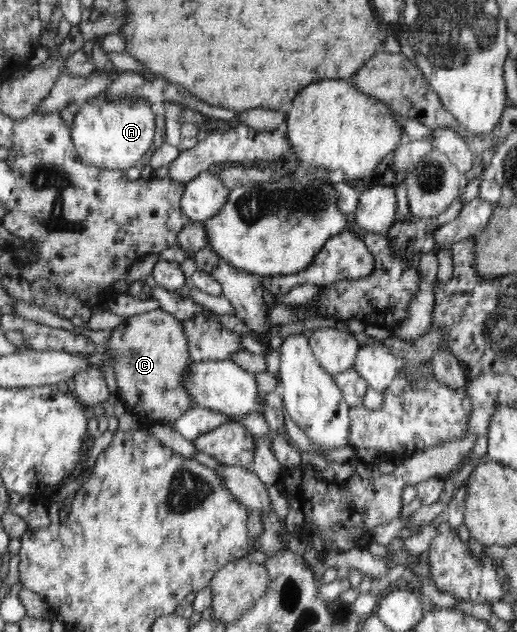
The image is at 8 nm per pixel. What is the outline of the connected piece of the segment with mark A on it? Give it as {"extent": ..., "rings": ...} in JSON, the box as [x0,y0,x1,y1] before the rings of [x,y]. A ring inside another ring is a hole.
{"extent":[71,98,156,171],"rings":[[[91,98],[77,107],[71,124],[71,140],[85,164],[100,169],[126,171],[129,167],[139,165],[141,157],[152,145],[156,129],[154,117],[151,103],[142,98]]]}

